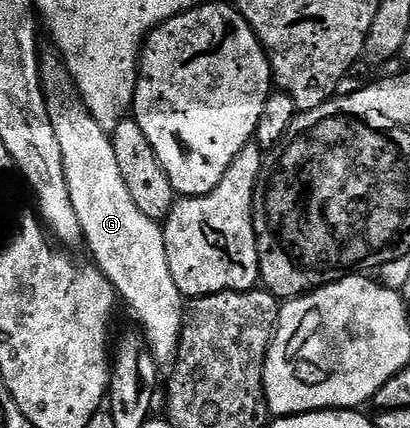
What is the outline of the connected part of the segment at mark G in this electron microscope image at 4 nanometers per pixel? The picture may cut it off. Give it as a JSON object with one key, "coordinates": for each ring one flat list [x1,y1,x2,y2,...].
{"coordinates":[[49,52,39,56,42,90,52,129,60,145,65,179,72,207,80,220,83,242,93,257,95,268,105,275,119,298,136,313,154,360,159,366,169,366,178,353,186,299,168,267,165,230,159,222,143,215,136,203,132,203,132,195,117,165,109,132,92,119,61,56]]}

